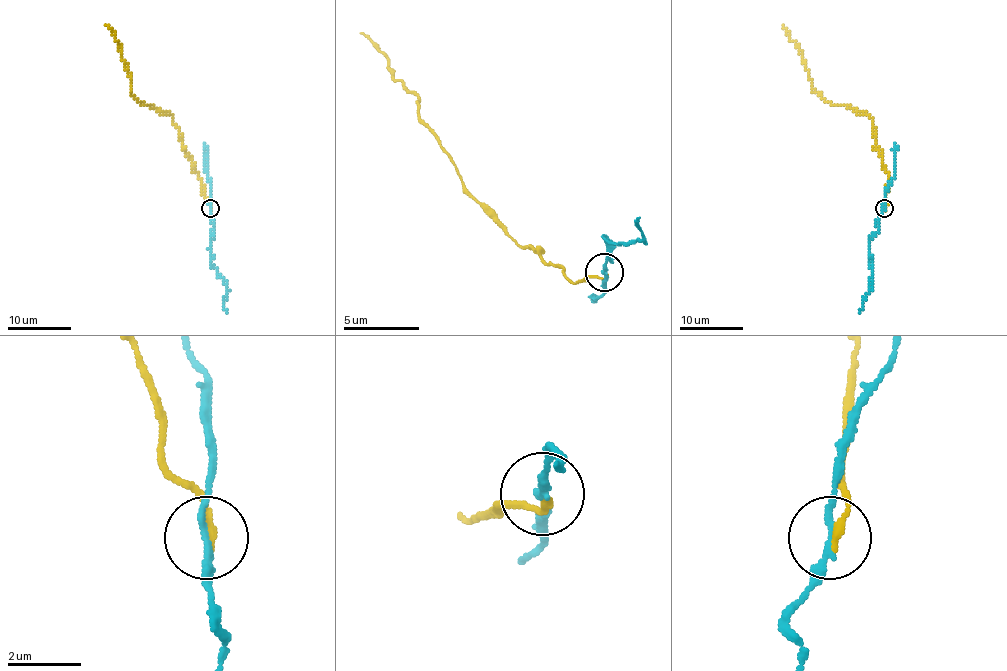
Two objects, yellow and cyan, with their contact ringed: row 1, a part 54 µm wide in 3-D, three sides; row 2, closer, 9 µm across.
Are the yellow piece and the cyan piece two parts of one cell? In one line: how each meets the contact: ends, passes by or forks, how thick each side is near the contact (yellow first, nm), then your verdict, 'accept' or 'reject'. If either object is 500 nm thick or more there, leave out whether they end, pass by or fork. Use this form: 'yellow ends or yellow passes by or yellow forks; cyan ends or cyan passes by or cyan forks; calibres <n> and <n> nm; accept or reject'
yellow ends; cyan passes by; calibres 200 and 170 nm; reject

